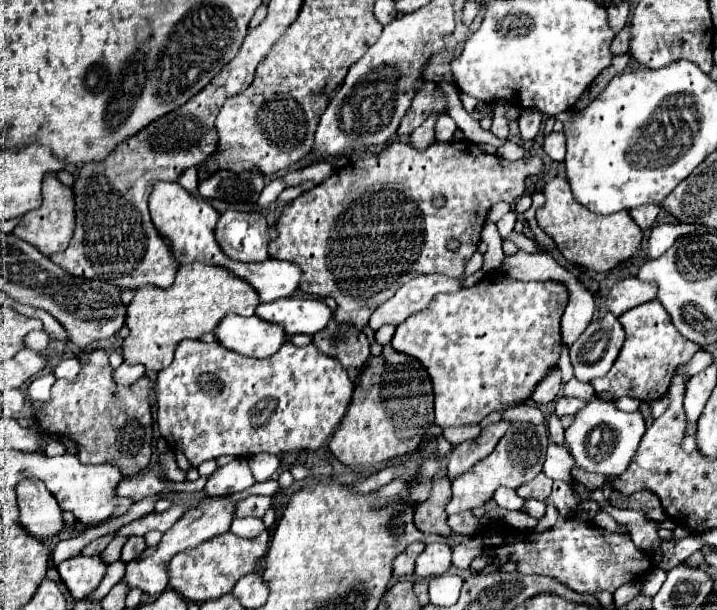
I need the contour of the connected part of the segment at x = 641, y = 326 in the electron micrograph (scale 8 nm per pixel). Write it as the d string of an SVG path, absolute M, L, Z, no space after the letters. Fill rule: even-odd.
M657 299L651 303L643 303L635 309L629 309L619 317L619 323L627 333L625 345L621 347L621 353L611 371L605 377L597 377L595 381L591 381L591 385L597 397L603 401L633 397L645 403L653 403L667 393L675 369L681 363L687 363L695 355L695 351L699 351L699 345L681 337L681 333L669 319L669 313Z

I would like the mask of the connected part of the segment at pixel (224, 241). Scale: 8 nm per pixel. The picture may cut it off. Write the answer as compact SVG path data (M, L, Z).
M225 211L217 223L215 237L223 253L235 261L265 261L269 259L267 231L269 225L261 213Z

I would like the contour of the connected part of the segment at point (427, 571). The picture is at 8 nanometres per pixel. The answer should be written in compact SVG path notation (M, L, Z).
M429 543L417 557L415 575L429 579L447 573L451 567L451 547L447 543Z

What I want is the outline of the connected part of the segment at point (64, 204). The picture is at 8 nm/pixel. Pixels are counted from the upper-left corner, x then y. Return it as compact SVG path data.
M47 177L43 181L43 205L27 215L23 215L23 221L15 227L15 235L27 243L31 243L35 249L39 249L43 255L51 257L59 251L65 251L75 231L75 195L73 189L59 183L57 177Z

